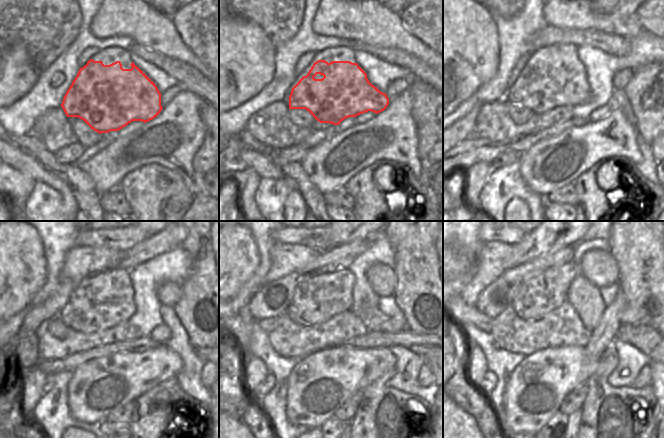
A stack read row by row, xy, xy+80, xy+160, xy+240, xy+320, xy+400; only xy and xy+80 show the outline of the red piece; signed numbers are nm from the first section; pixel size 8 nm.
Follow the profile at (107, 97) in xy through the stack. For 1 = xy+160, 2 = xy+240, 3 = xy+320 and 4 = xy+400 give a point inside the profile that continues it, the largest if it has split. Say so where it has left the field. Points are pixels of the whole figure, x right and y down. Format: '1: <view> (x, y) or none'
1: xy+160 (568, 86)
2: xy+240 (118, 308)
3: xy+320 (336, 305)
4: xy+400 (556, 301)

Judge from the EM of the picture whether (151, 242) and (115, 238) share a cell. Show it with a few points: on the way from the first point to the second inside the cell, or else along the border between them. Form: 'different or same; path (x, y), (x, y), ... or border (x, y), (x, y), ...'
different; border (149, 235), (122, 252)

